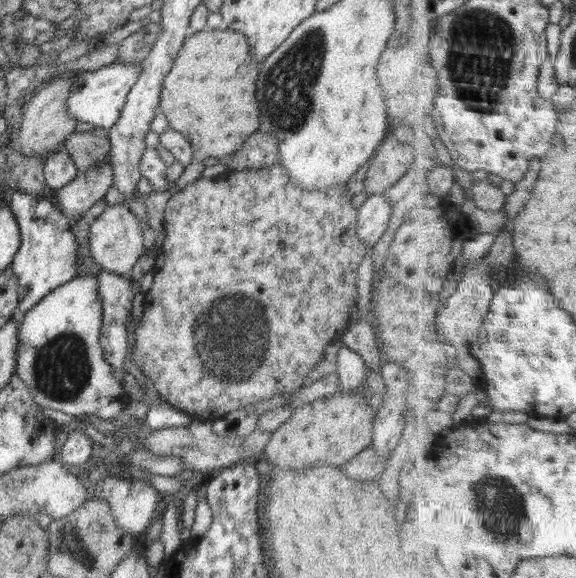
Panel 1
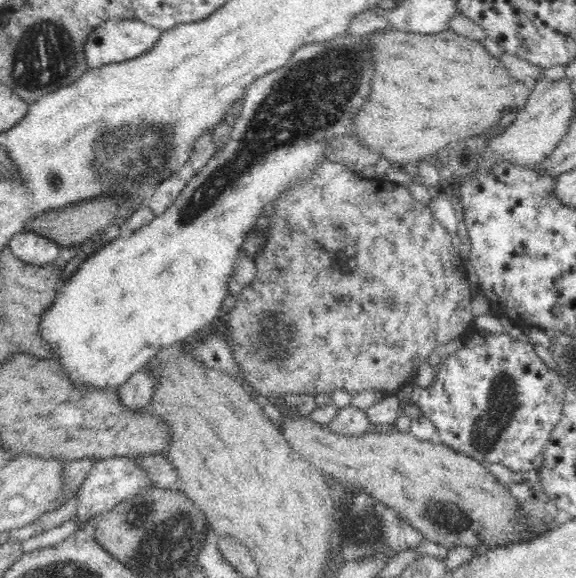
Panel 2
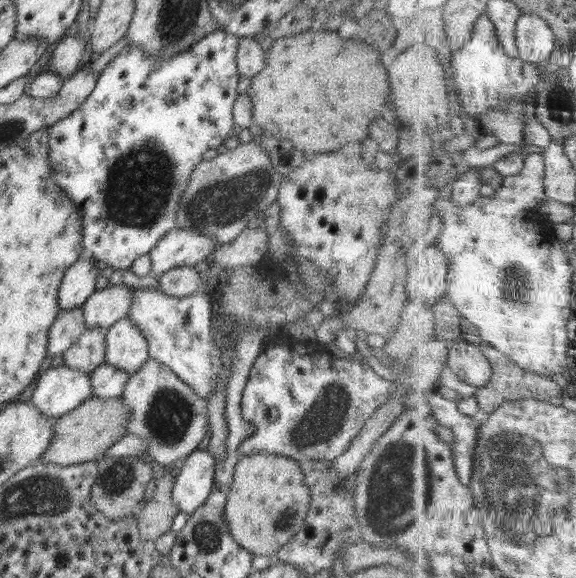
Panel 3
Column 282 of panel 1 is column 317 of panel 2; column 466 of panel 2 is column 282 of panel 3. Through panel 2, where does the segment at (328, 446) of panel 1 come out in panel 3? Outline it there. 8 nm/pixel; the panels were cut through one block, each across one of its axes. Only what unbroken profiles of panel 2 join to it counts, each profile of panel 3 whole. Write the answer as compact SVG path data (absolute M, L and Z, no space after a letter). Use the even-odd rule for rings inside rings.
M273 452L240 456L225 504L232 539L253 555L274 557L305 525L311 494L304 480L304 471L293 458Z

